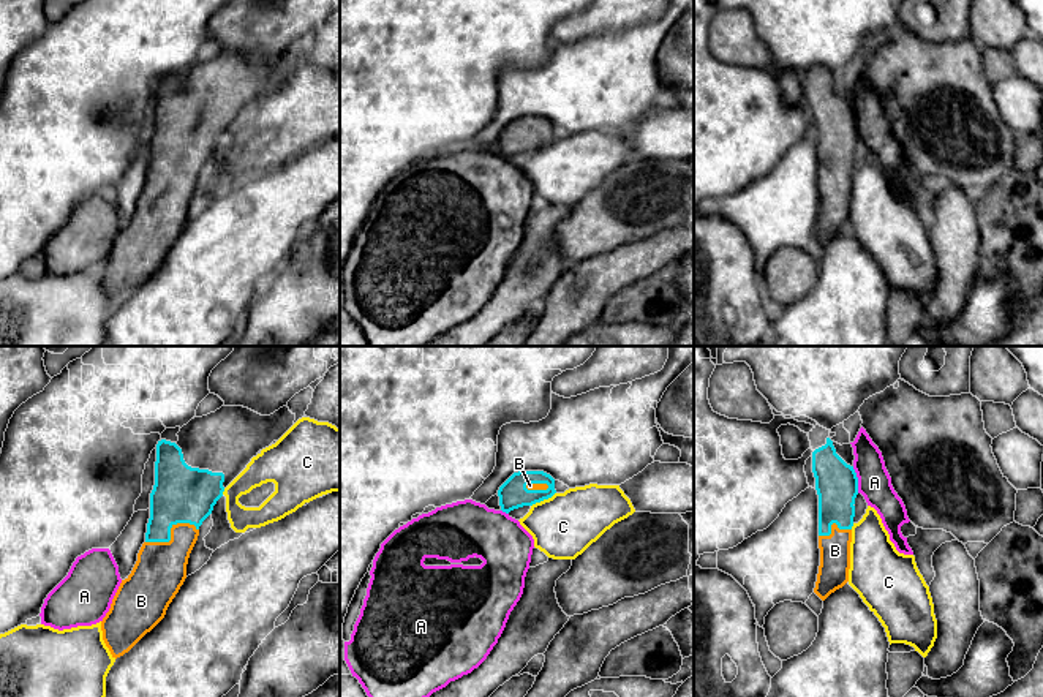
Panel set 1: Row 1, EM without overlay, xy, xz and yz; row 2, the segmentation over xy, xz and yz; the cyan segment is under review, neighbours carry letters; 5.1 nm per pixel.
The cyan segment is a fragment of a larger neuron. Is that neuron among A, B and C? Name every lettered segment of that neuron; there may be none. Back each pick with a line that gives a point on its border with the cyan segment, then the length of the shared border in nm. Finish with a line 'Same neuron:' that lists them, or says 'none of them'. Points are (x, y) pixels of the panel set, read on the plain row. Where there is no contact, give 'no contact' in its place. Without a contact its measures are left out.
B: xy (169, 179) | 280 nm
Same neuron: B

